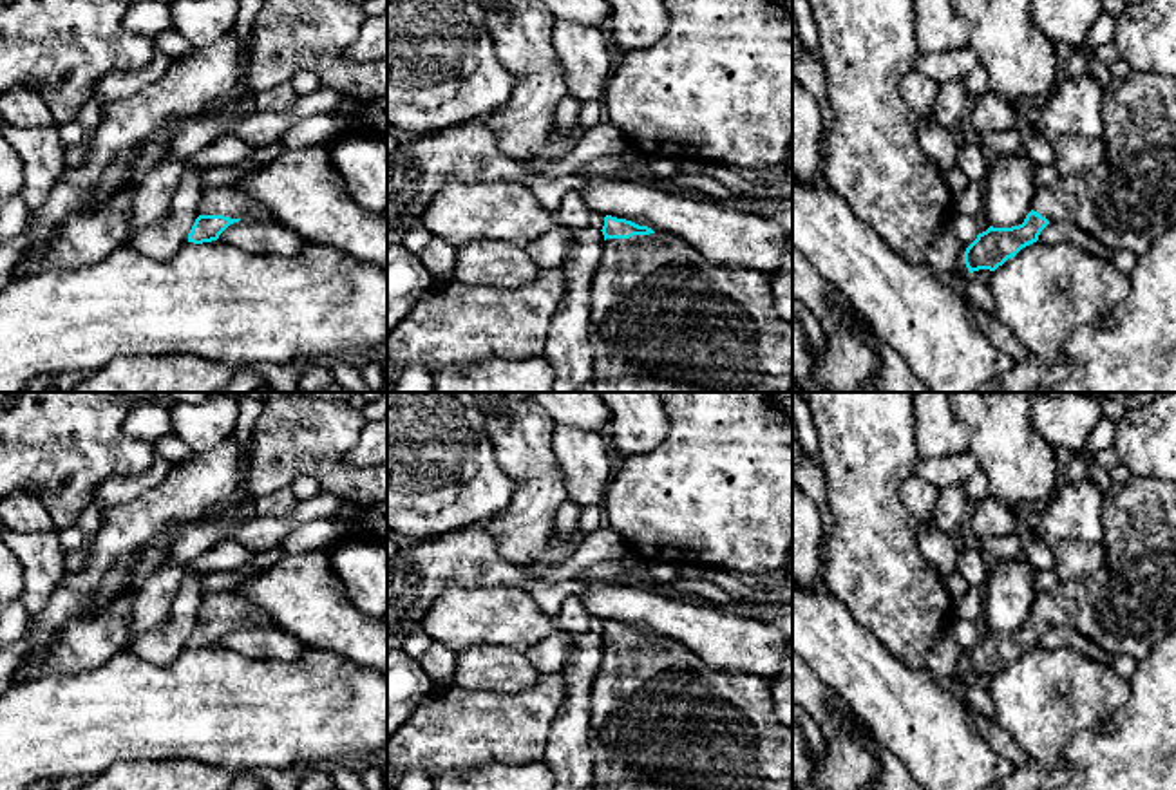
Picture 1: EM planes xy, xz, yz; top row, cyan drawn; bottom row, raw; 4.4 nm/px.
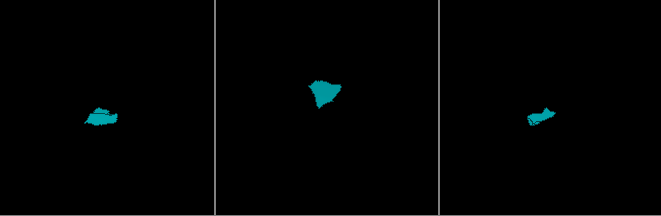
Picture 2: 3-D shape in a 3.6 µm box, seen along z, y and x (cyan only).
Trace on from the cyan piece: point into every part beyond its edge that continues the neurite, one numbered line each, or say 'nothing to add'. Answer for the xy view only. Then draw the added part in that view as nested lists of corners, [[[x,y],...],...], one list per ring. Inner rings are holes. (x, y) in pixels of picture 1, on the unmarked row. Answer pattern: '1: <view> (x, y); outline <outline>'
1: xy (227, 606); outline [[[233,591],[213,593],[199,606],[201,620],[224,620],[241,625],[273,625],[271,620]]]

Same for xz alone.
1: xz (657, 713); outline [[[668,638],[606,644],[590,694],[593,783],[655,781],[691,790],[792,790],[792,729],[776,716],[767,680],[707,667]]]

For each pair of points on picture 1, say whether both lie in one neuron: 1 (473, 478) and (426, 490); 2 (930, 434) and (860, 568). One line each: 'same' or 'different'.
1: same
2: different

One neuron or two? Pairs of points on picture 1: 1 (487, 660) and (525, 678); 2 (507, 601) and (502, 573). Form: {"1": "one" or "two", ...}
{"1": "one", "2": "two"}

